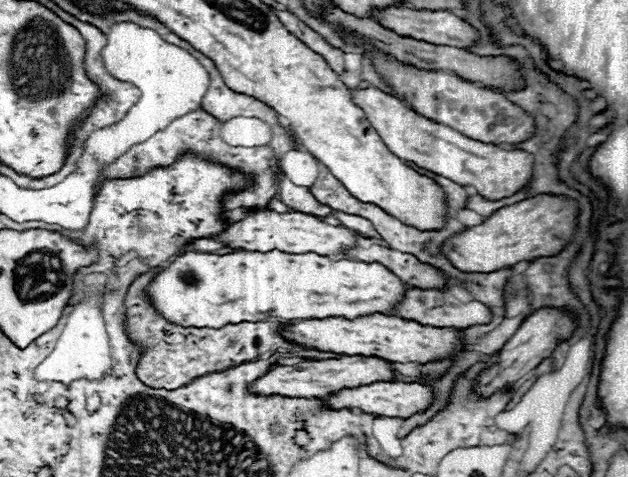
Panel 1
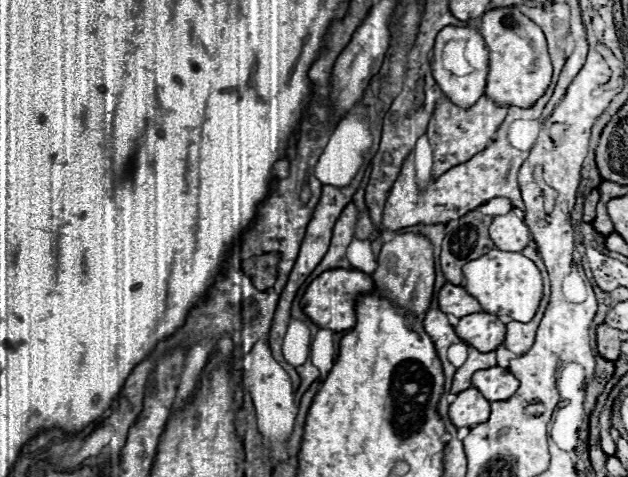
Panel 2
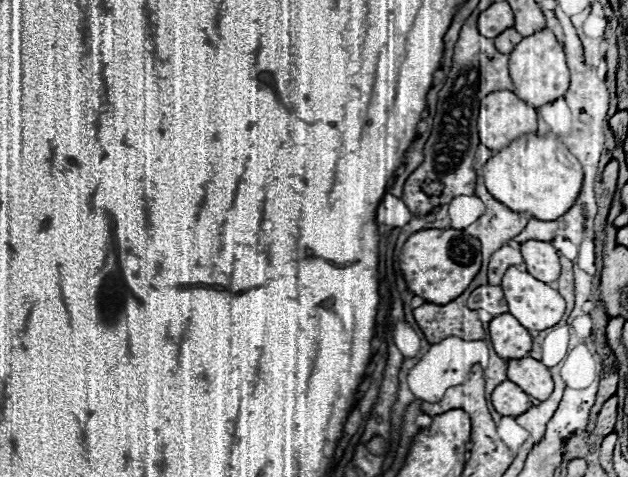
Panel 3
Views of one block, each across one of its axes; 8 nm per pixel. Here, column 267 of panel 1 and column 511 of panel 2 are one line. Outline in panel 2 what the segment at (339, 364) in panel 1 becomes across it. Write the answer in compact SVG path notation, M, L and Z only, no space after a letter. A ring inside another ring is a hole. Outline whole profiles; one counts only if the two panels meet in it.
M500 366L476 370L472 376L472 386L478 388L484 394L484 398L490 402L506 400L516 392L518 384L520 382L506 368Z

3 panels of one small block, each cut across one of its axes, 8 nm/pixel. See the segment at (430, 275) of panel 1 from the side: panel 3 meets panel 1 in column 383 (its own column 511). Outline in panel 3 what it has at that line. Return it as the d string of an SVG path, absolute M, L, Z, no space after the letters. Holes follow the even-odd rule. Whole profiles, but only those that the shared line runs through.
M502 246L498 248L492 256L490 256L490 262L488 262L488 284L500 284L502 276L504 276L504 268L510 268L512 264L522 264L522 256L520 256L520 250L518 248L512 248L512 246Z

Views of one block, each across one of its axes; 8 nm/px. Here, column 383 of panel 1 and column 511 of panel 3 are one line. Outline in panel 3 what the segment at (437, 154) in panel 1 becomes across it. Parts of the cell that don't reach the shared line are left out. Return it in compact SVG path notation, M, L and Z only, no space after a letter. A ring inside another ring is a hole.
M498 90L482 98L478 114L480 142L500 150L522 134L536 132L536 110L510 90Z

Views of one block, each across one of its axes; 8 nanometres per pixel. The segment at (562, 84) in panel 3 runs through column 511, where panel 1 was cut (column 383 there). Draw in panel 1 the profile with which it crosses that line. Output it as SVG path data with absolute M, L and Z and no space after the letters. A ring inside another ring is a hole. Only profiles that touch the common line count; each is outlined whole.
M366 52L374 56L374 64L380 70L380 74L392 82L392 86L398 90L398 98L404 100L410 108L420 112L422 116L428 116L430 120L436 120L438 124L450 126L458 130L460 134L486 142L486 144L516 144L534 134L534 120L516 104L512 104L506 96L486 90L474 82L466 82L458 78L452 72L444 70L418 70L414 66L402 64L398 60L388 60L382 52Z

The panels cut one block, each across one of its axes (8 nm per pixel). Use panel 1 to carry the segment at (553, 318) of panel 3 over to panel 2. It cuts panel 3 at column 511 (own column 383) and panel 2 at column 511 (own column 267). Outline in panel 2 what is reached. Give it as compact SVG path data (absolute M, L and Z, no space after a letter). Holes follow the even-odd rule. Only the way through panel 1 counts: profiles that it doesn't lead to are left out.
M490 250L488 254L468 262L464 266L464 282L462 286L470 296L474 296L482 310L488 314L496 314L500 320L516 320L528 322L538 310L542 298L542 278L536 264L520 252L504 252Z

